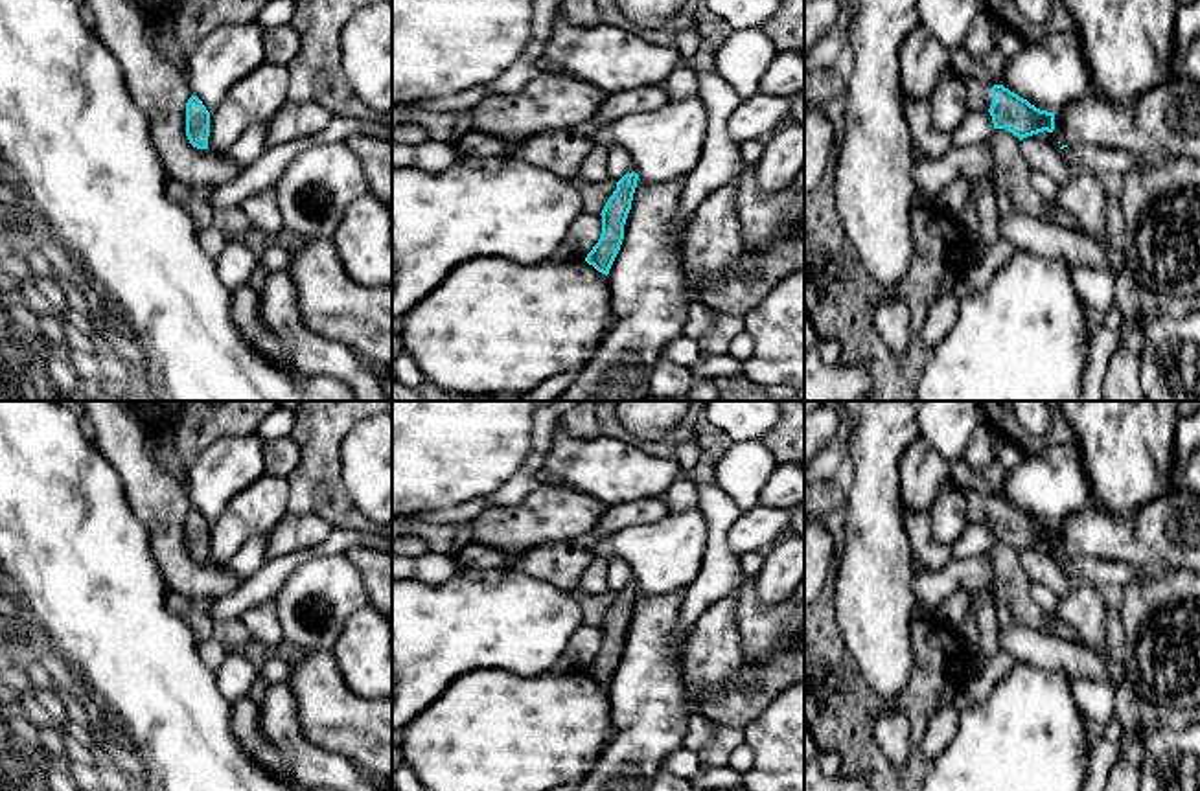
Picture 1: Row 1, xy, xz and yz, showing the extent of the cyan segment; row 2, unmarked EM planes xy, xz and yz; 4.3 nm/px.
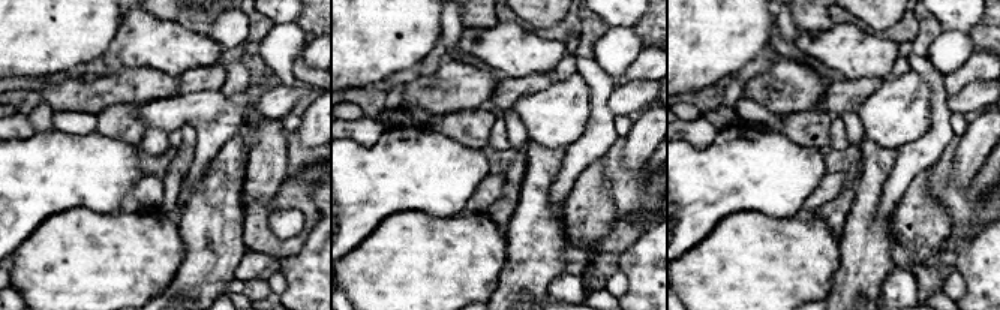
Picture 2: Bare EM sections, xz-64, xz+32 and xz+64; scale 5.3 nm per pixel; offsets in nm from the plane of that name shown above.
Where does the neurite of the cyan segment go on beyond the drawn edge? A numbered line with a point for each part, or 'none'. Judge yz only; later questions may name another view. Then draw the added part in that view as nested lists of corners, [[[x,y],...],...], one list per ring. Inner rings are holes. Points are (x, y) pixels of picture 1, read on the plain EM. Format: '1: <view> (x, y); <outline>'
1: yz (980, 506); [[[964,487],[970,519],[990,521],[992,517],[992,497],[975,489]]]

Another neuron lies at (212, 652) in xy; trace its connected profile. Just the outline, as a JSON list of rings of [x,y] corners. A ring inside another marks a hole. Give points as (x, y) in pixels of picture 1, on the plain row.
[[[210,636],[197,644],[197,651],[199,651],[202,662],[212,671],[215,671],[223,664],[228,648],[225,644],[221,644],[217,638]]]

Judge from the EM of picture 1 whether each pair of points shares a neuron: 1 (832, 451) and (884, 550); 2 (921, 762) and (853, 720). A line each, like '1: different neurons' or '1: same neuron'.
1: different neurons
2: same neuron

